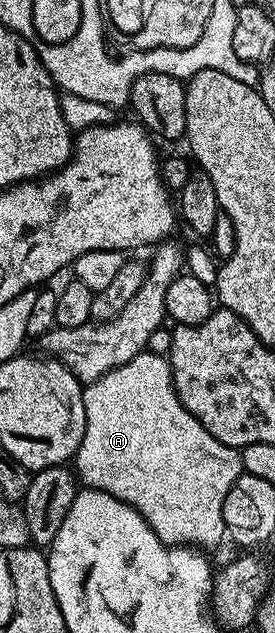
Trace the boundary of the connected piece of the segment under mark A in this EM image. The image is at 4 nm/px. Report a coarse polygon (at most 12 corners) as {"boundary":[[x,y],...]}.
{"boundary":[[149,352],[83,387],[85,487],[168,546],[226,538],[241,451]]}

